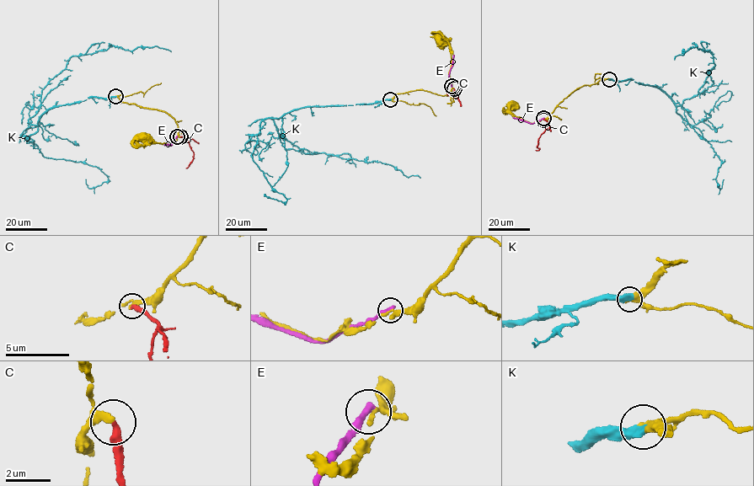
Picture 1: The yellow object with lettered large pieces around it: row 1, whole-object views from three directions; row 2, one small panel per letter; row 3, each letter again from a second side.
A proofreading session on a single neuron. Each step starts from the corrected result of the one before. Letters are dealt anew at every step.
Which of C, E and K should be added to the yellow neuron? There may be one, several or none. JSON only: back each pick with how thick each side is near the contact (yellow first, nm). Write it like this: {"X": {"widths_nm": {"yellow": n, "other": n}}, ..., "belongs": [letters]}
{"C": {"widths_nm": {"yellow": 300, "other": 360}}, "K": {"widths_nm": {"yellow": 280, "other": 480}}, "belongs": ["C", "K"]}

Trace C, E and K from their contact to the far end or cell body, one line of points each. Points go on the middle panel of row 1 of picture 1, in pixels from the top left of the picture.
C: (454, 88), (455, 97), (458, 95), (448, 95), (446, 91)
E: (451, 86), (449, 77), (454, 55)
K: (390, 99), (307, 106), (278, 119), (272, 118), (278, 132), (306, 153), (381, 162), (406, 176), (419, 177)

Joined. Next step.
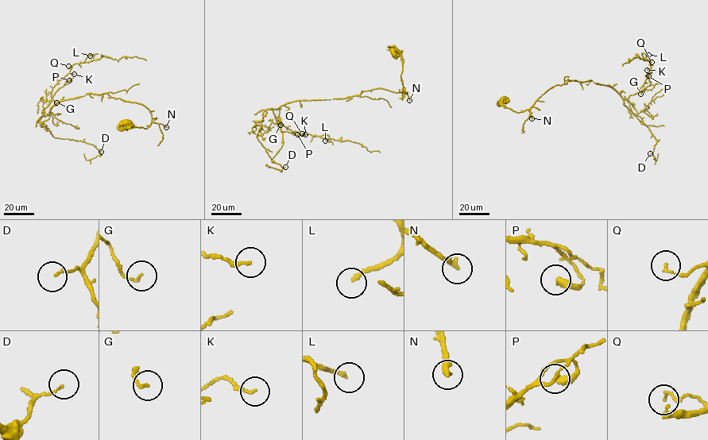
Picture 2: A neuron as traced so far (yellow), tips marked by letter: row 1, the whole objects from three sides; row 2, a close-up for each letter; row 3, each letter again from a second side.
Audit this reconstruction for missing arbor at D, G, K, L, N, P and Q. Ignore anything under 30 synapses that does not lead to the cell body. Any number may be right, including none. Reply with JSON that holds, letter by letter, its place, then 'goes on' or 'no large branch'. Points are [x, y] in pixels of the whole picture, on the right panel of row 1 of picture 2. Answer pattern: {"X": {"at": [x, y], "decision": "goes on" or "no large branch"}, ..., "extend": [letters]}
{"D": {"at": [650, 153], "decision": "no large branch"}, "G": {"at": [640, 94], "decision": "no large branch"}, "K": {"at": [647, 70], "decision": "no large branch"}, "L": {"at": [648, 55], "decision": "no large branch"}, "N": {"at": [531, 118], "decision": "goes on"}, "P": {"at": [648, 75], "decision": "no large branch"}, "Q": {"at": [651, 62], "decision": "no large branch"}, "extend": ["N"]}

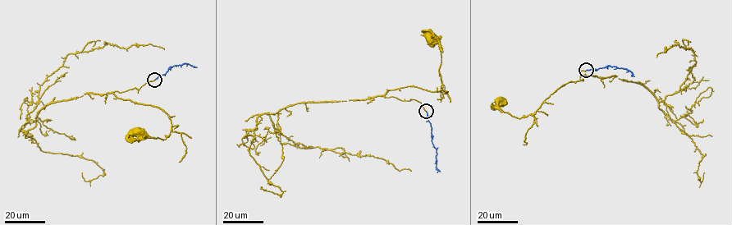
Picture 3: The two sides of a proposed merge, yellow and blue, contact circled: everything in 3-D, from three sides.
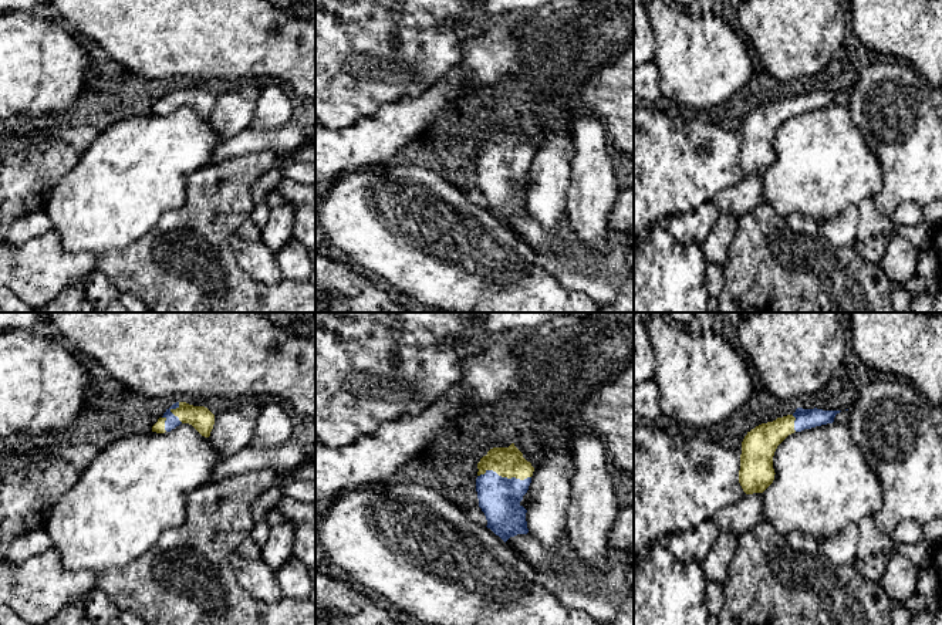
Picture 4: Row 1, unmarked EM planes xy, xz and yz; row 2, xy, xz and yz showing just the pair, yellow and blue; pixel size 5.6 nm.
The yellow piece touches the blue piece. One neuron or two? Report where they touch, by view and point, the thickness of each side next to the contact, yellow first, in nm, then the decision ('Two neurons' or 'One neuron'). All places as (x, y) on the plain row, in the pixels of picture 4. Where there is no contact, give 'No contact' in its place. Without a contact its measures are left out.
Touches yellow at xz (505, 158). Thickness 180 nm (yellow) against 240 nm. One neuron

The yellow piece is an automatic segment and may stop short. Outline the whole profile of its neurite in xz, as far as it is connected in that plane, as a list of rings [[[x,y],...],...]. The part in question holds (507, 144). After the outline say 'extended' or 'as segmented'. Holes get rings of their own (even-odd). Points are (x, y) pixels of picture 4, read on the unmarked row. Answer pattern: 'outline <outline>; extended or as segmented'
outline [[[511,125],[493,129],[477,145],[476,173],[487,210],[504,224],[517,216],[527,216],[527,192],[520,186],[531,165],[534,149]]]; extended

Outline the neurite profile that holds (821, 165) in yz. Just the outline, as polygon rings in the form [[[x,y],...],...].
[[[847,104],[789,116],[774,134],[773,151],[774,162],[762,175],[762,199],[783,217],[798,213],[820,223],[847,206],[874,199],[882,188],[879,162],[851,119]]]

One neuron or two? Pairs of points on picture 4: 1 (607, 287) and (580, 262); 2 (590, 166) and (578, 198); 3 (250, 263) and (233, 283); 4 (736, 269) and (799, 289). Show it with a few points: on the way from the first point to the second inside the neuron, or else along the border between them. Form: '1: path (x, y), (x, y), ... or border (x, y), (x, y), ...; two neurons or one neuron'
1: path (600, 280), (587, 269); one neuron
2: path (590, 174), (590, 186), (586, 191); one neuron
3: border (230, 240), (237, 264), (255, 280), (273, 286); two neurons
4: path (752, 269), (779, 269), (783, 273); one neuron

